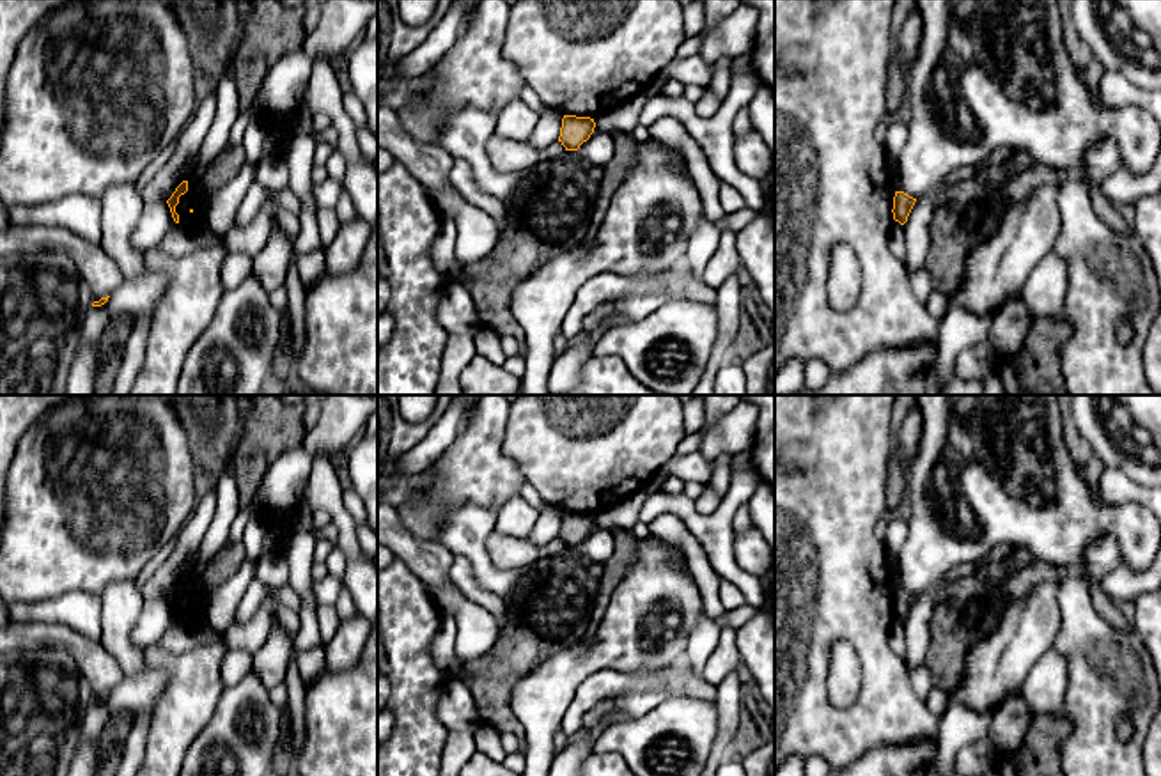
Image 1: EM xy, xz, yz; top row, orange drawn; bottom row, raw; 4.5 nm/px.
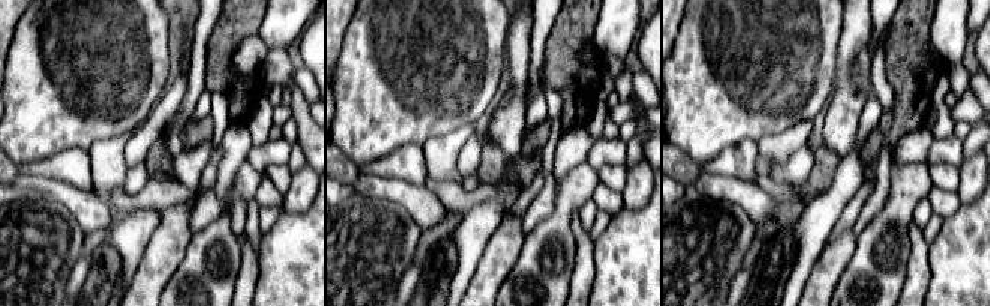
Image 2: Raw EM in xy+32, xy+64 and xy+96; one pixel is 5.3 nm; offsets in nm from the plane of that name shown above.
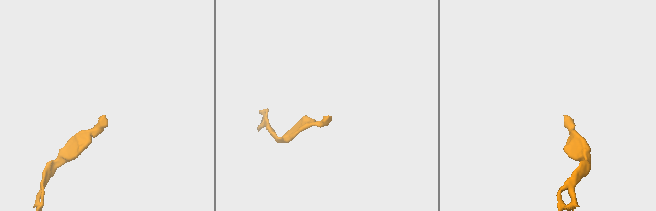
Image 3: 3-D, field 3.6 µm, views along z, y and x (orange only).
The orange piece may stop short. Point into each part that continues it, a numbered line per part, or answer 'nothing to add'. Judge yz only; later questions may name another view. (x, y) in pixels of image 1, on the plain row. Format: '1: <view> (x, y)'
nothing to add

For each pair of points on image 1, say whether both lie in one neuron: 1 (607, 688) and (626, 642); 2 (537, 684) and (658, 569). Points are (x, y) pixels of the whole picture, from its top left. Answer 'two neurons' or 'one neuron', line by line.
1: two neurons
2: one neuron

